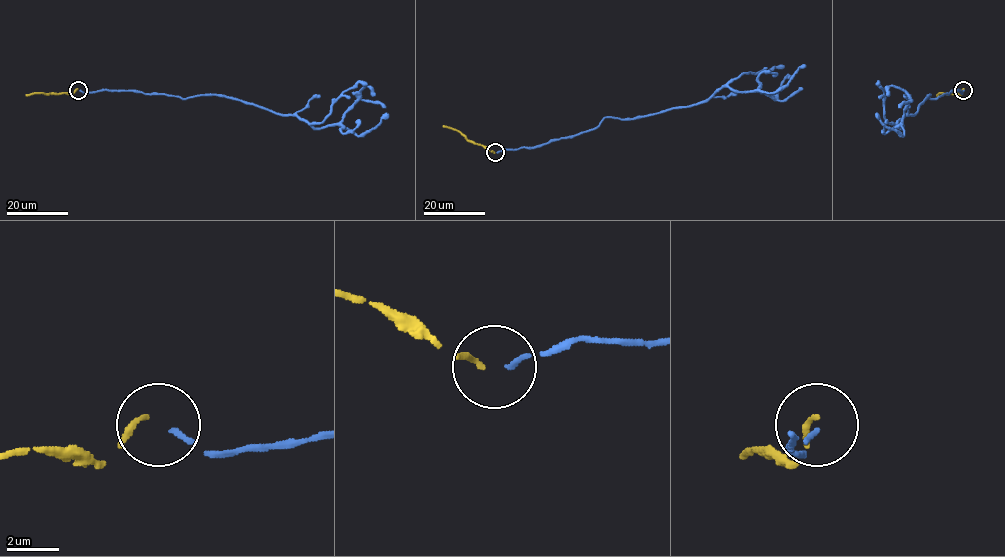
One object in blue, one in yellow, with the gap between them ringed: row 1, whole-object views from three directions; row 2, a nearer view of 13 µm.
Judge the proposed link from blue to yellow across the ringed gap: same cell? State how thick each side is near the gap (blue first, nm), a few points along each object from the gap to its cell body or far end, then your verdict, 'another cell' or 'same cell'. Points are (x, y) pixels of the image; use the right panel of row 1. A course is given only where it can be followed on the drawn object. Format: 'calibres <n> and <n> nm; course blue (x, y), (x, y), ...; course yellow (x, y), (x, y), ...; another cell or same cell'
calibres 200 and 190 nm; course blue (963, 90), (933, 99), (929, 95), (914, 114), (897, 122), (900, 128), (909, 96), (893, 86), (886, 95); course yellow (963, 89), (961, 94), (941, 93), (936, 96); same cell

